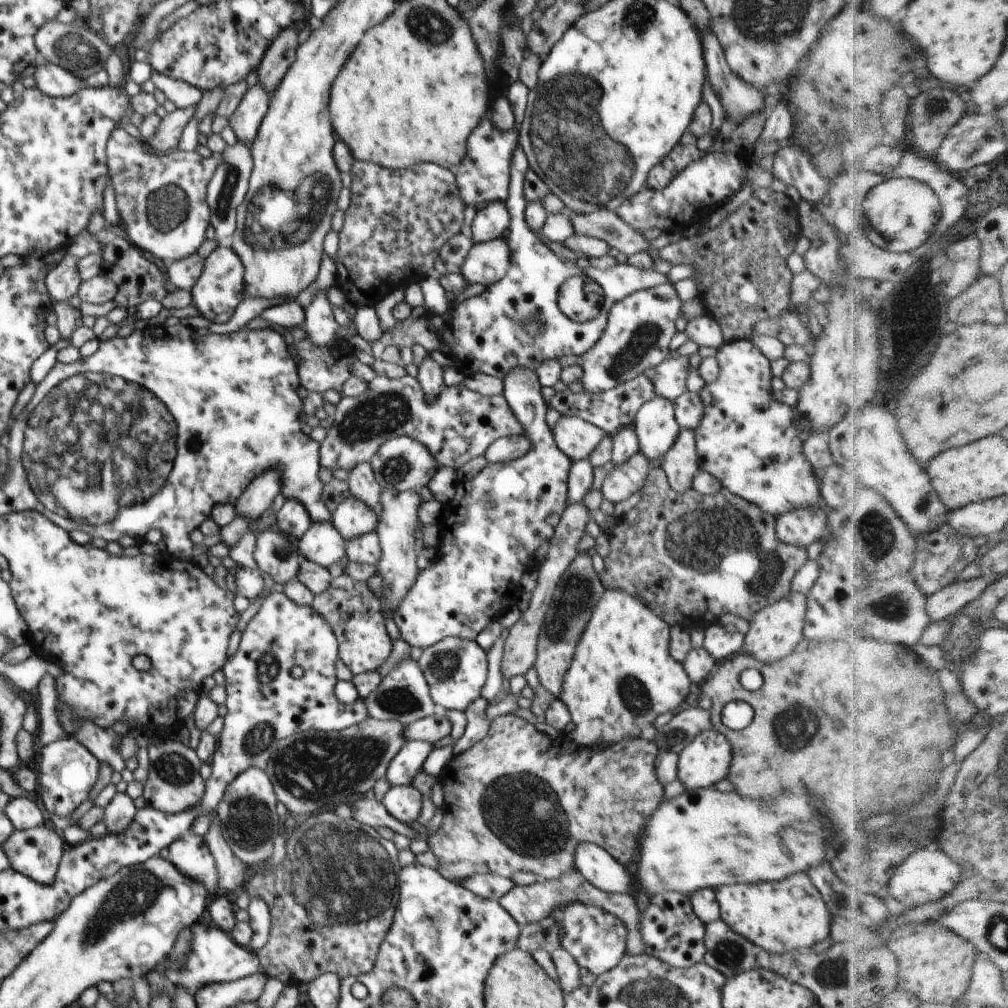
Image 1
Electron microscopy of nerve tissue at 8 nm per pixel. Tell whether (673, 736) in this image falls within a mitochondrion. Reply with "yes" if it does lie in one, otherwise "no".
yes

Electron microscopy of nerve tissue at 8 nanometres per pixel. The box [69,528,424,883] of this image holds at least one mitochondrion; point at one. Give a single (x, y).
(318, 769)

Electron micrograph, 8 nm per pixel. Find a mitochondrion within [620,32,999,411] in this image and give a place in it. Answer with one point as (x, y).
(925, 107)

